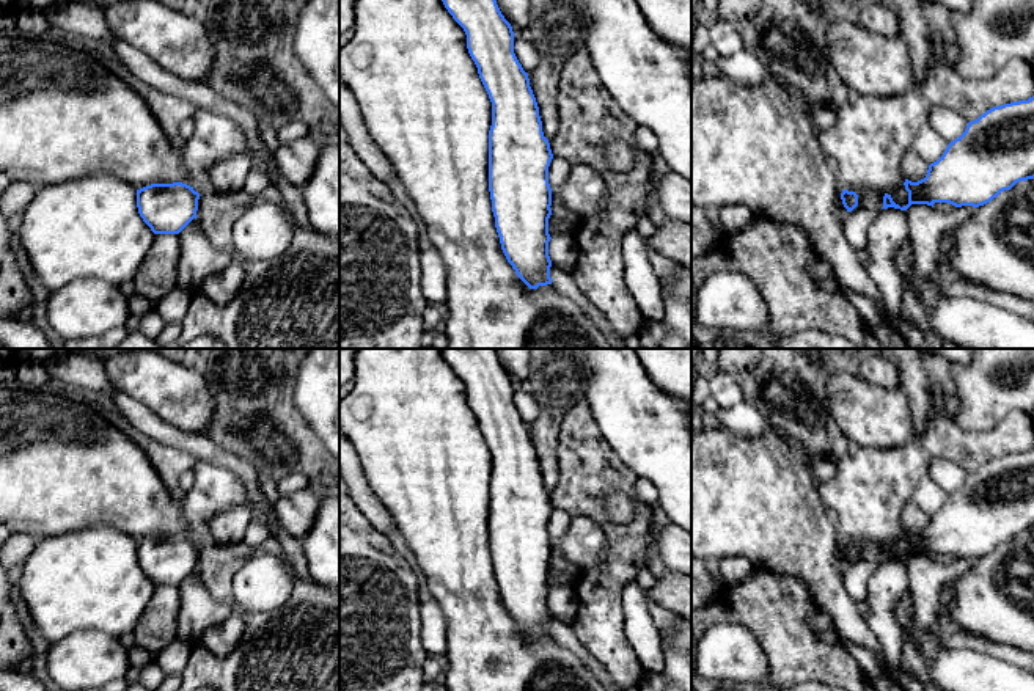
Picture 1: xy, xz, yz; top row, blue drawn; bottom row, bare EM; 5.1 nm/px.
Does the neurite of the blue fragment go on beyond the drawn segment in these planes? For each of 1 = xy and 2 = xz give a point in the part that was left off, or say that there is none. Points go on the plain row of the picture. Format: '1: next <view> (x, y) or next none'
1: next none
2: next none

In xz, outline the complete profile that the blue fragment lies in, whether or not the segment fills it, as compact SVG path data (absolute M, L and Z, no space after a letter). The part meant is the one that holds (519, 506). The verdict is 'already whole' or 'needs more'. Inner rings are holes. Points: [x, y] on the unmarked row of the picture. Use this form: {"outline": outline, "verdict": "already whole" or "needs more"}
{"outline": "M442 349L453 371L467 386L467 400L492 454L489 482L489 543L501 601L517 628L530 639L552 636L548 570L552 540L548 518L553 510L544 488L539 459L528 426L514 405L514 383L495 349Z", "verdict": "already whole"}

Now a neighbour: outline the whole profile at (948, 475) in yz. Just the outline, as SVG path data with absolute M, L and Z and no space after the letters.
M933 459L929 465L927 474L948 493L954 493L955 490L959 490L966 477L968 473L965 471L965 468L962 468L960 465L957 465L952 460L946 460L946 459Z

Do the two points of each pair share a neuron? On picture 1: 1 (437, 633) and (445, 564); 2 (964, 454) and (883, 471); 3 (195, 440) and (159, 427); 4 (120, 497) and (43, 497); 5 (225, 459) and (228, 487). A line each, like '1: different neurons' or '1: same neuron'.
1: different neurons
2: same neuron
3: same neuron
4: same neuron
5: different neurons

